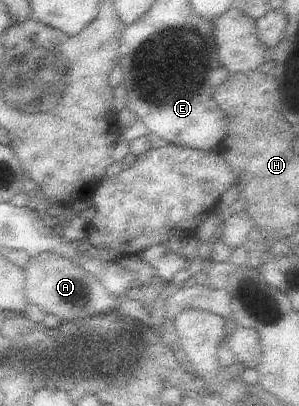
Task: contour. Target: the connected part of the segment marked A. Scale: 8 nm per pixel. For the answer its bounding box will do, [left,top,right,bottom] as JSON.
[23,251,121,322]

